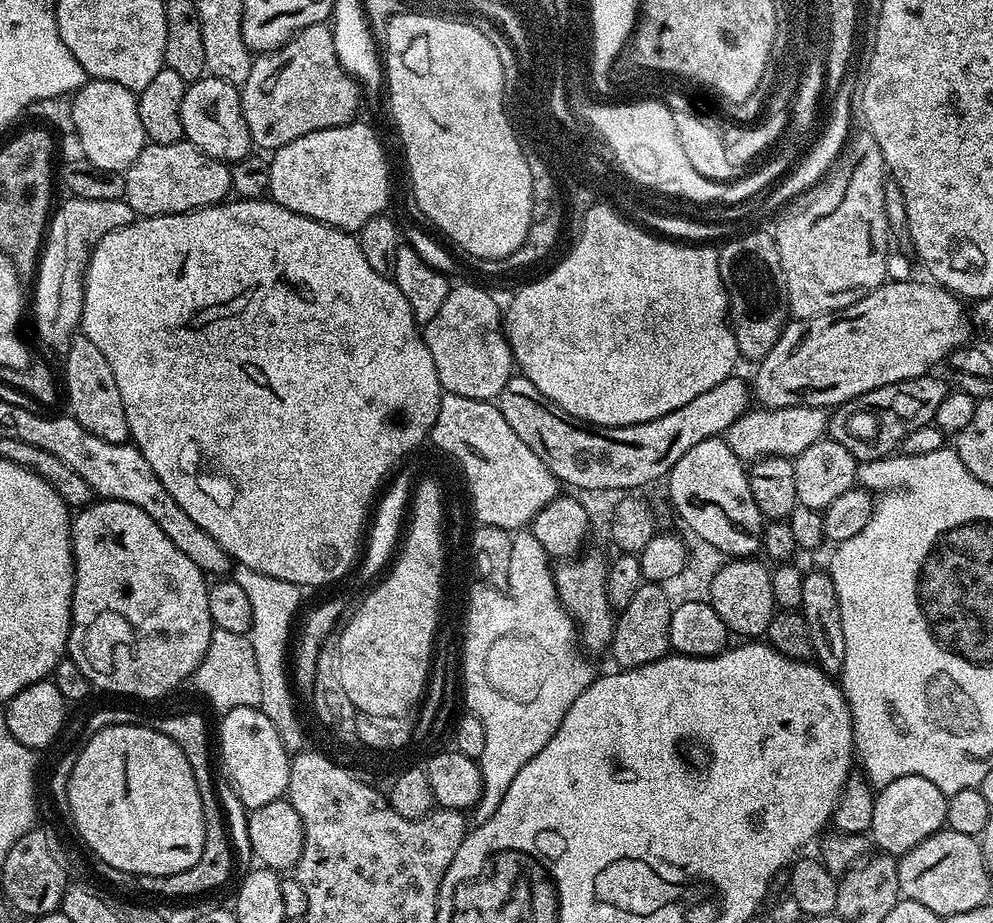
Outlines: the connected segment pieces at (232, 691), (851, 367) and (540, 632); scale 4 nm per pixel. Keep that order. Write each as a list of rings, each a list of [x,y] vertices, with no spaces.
[[[216,628],[210,638],[210,646],[206,646],[206,654],[200,665],[196,667],[194,681],[196,688],[208,699],[210,707],[216,714],[223,714],[235,708],[255,708],[262,698],[262,686],[258,679],[258,661],[254,658],[254,646],[242,634],[230,634],[230,630]]]
[[[917,278],[904,281],[888,280],[866,298],[837,312],[823,312],[811,320],[793,319],[785,324],[780,340],[759,361],[754,380],[754,396],[765,408],[785,408],[805,404],[811,408],[835,409],[867,392],[879,390],[882,386],[897,384],[929,375],[936,363],[943,361],[956,348],[969,343],[968,335],[974,332],[959,299],[946,288],[935,282],[923,284]]]
[[[529,529],[515,531],[511,540],[510,578],[507,584],[504,585],[502,590],[487,586],[476,586],[476,589],[472,592],[472,597],[468,600],[468,617],[464,620],[464,700],[468,703],[467,711],[476,716],[478,722],[482,722],[482,730],[486,730],[486,746],[482,749],[478,761],[482,774],[482,794],[475,808],[471,809],[470,812],[470,820],[473,825],[485,824],[490,822],[490,818],[494,818],[494,810],[498,810],[502,798],[506,798],[506,790],[510,786],[510,782],[514,782],[514,778],[518,778],[518,770],[522,770],[522,766],[526,766],[526,762],[530,762],[530,758],[537,756],[546,746],[546,742],[550,742],[550,738],[554,738],[554,730],[558,730],[558,726],[562,726],[562,718],[566,718],[570,706],[574,706],[574,702],[582,694],[582,690],[586,690],[594,679],[591,662],[579,660],[576,657],[576,652],[578,653],[576,625],[572,617],[568,615],[567,610],[560,605],[560,599],[556,593],[554,568],[549,562],[549,558],[541,542],[538,538],[534,538]]]

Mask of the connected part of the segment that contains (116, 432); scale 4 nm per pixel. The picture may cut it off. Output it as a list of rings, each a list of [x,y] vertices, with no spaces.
[[[77,334],[72,337],[66,355],[62,388],[68,391],[67,411],[90,434],[106,442],[129,443],[128,423],[122,410],[122,394],[118,394],[118,382],[114,382],[110,362],[102,358],[102,350],[98,350],[98,346],[94,346],[94,342],[90,342],[83,334]]]

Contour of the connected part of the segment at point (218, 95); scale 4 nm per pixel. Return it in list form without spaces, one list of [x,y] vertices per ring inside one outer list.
[[[205,74],[200,80],[191,81],[182,98],[182,130],[184,140],[193,144],[209,160],[235,162],[253,151],[250,130],[240,105],[240,88],[222,78]]]

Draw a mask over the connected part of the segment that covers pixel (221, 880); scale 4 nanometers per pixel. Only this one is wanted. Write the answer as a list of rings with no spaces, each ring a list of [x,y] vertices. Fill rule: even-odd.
[[[180,712],[177,716],[164,716],[160,721],[155,721],[155,728],[162,734],[166,734],[166,738],[170,738],[174,742],[178,742],[178,746],[182,750],[182,754],[186,754],[186,758],[190,762],[190,770],[194,770],[194,782],[198,782],[198,794],[202,798],[202,814],[204,815],[204,845],[202,846],[202,854],[198,854],[198,862],[194,862],[194,866],[190,866],[190,870],[182,870],[173,876],[142,876],[139,877],[141,893],[148,894],[152,888],[160,888],[157,897],[164,898],[168,892],[183,892],[186,898],[200,896],[203,892],[212,892],[215,888],[220,888],[232,876],[232,848],[228,845],[228,832],[224,829],[224,812],[220,809],[220,796],[216,793],[216,784],[212,781],[212,764],[214,768],[214,760],[208,757],[208,724],[196,712]]]

